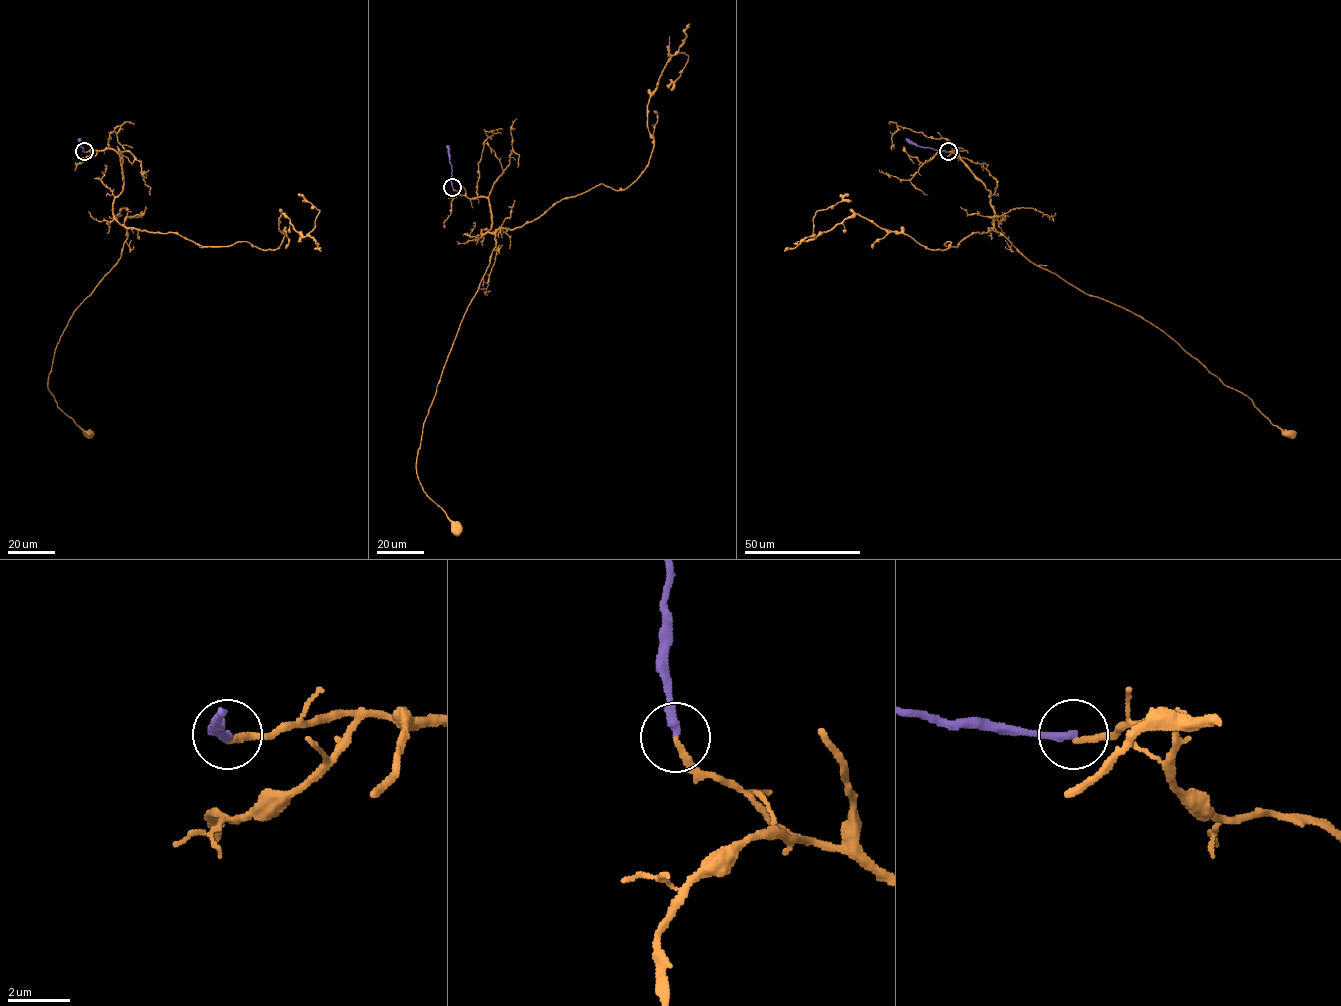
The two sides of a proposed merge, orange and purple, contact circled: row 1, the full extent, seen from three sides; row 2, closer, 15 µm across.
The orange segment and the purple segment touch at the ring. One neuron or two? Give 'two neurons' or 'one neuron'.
two neurons

